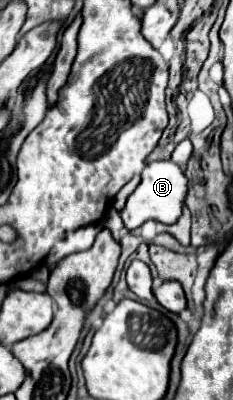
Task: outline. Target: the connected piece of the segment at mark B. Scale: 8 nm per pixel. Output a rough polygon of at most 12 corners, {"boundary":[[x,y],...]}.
{"boundary":[[172,161],[148,163],[120,213],[126,231],[174,225],[188,179]]}

